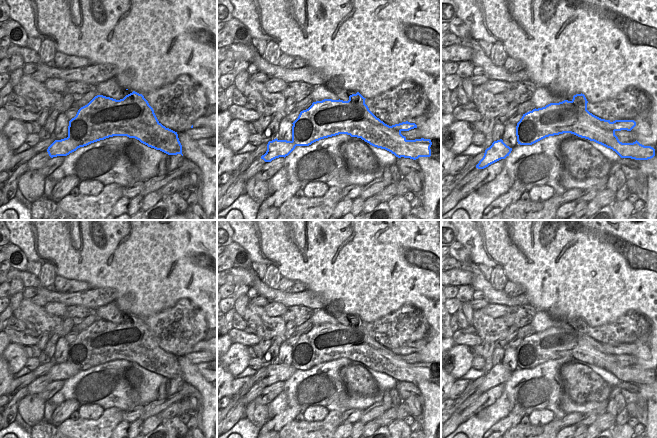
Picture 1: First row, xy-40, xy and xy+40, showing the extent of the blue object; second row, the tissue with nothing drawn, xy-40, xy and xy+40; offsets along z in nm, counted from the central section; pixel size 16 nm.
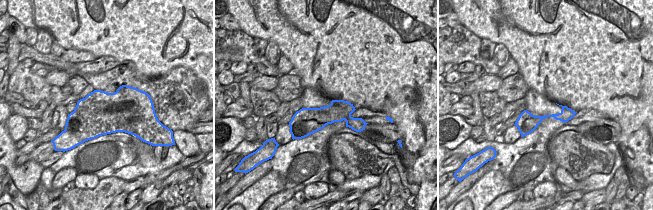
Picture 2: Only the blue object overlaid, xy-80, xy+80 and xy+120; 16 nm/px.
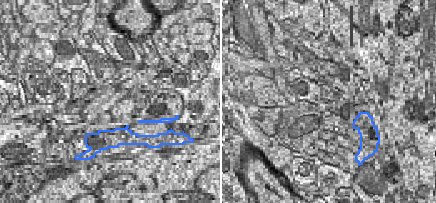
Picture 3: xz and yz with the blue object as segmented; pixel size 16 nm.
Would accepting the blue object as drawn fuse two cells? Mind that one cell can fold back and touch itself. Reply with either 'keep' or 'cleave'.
cleave

